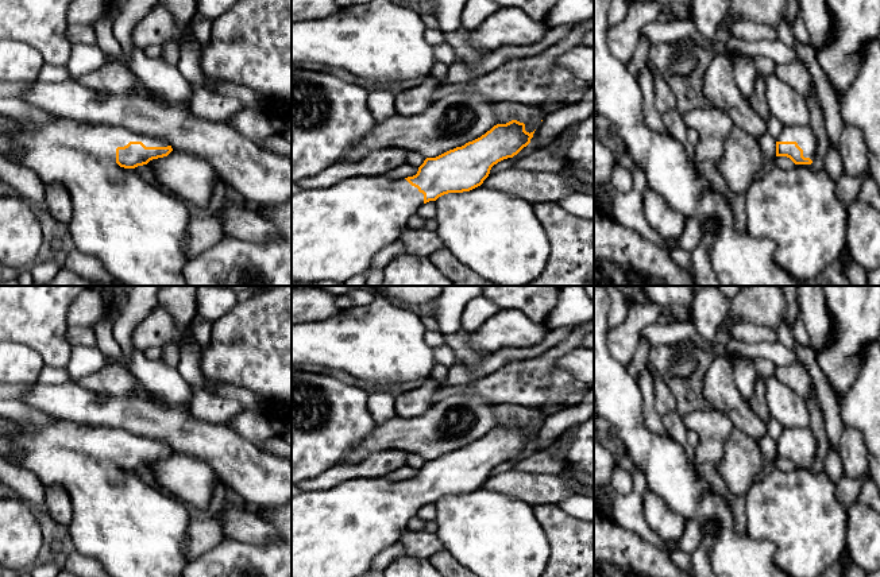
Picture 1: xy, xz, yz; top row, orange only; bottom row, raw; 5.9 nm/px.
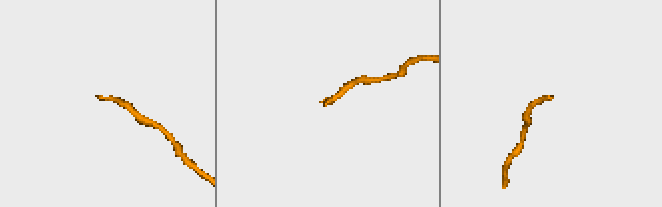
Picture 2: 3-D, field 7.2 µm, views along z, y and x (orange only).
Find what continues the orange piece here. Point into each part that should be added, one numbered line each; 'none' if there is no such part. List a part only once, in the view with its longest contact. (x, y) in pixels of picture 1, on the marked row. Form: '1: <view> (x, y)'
1: xy (136, 231)

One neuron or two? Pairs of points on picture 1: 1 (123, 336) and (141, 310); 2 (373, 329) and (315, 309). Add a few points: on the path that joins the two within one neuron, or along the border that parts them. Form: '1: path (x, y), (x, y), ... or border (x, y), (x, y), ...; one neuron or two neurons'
1: path (123, 329), (134, 317); one neuron
2: border (340, 309), (334, 316), (305, 322); two neurons

